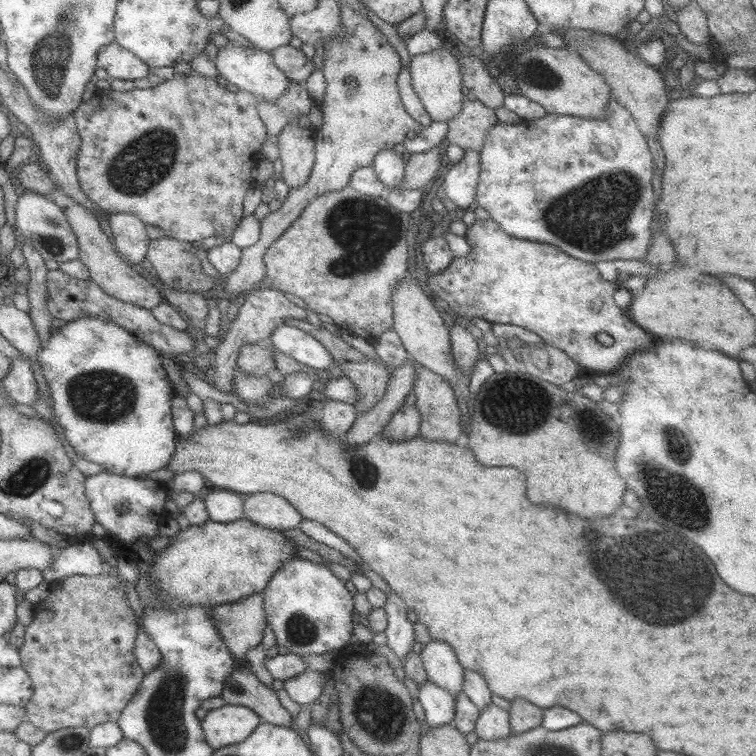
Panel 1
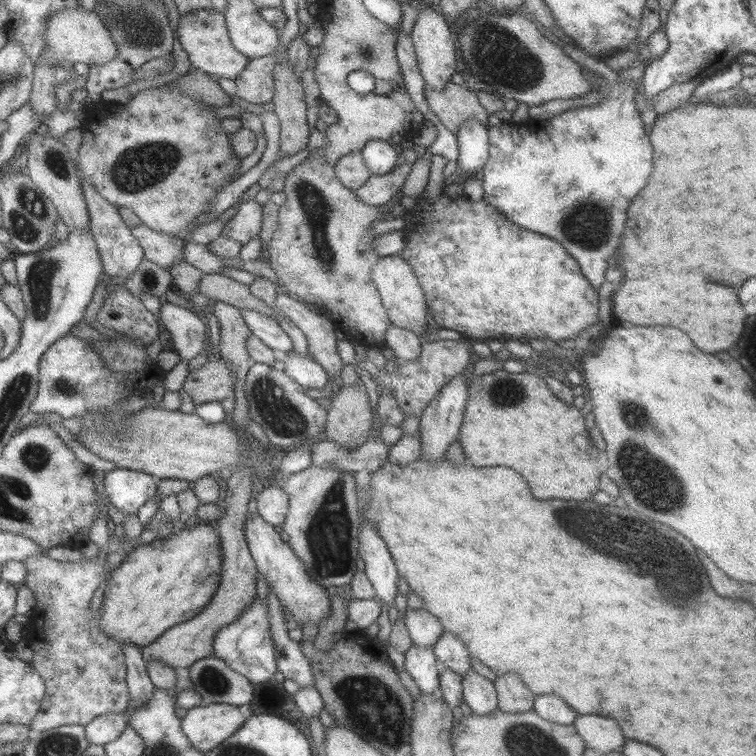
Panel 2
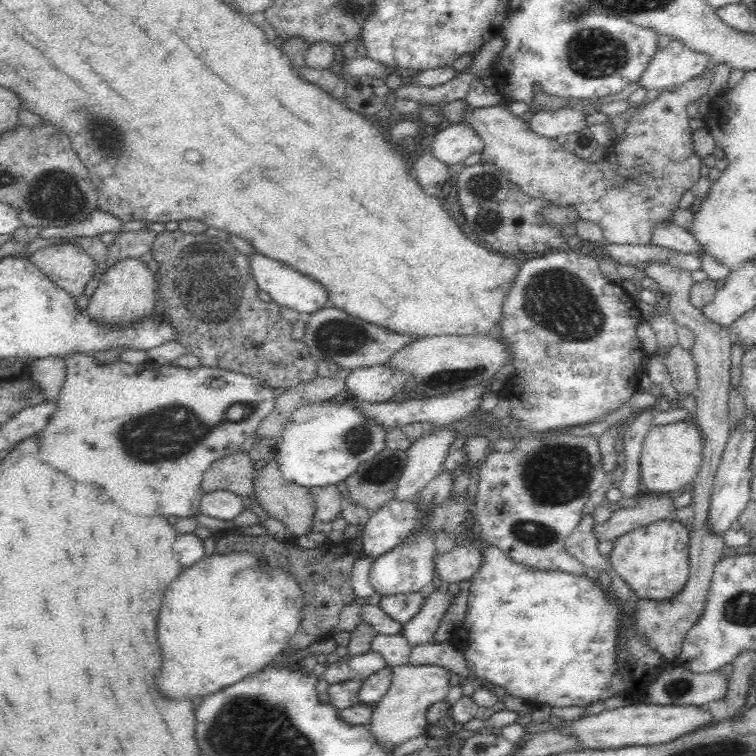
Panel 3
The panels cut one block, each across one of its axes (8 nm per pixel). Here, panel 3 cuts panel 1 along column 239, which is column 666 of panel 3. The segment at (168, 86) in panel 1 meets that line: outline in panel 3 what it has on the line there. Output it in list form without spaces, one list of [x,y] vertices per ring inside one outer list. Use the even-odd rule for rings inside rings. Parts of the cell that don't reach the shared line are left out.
[[[711,66],[706,70],[706,72],[702,72],[700,76],[694,78],[694,80],[688,80],[688,82],[684,82],[684,84],[680,84],[670,91],[663,91],[662,94],[658,95],[655,100],[648,103],[646,108],[642,108],[638,114],[634,114],[632,120],[630,120],[630,124],[626,126],[626,131],[624,132],[624,136],[622,136],[622,140],[620,142],[615,142],[613,147],[610,148],[606,156],[603,157],[600,162],[591,162],[591,160],[580,158],[575,156],[570,150],[565,150],[563,146],[558,144],[557,140],[551,140],[550,138],[545,138],[540,134],[536,135],[531,129],[530,126],[524,121],[521,117],[513,116],[511,110],[509,108],[503,107],[501,104],[498,106],[490,106],[487,108],[474,109],[472,106],[469,106],[468,113],[465,115],[463,119],[464,122],[469,122],[472,124],[473,130],[480,136],[480,139],[485,143],[484,151],[481,153],[482,160],[486,161],[496,169],[500,170],[500,173],[504,175],[504,178],[508,179],[508,181],[512,182],[512,185],[516,185],[520,187],[520,191],[523,191],[524,194],[531,196],[532,198],[543,198],[549,204],[555,204],[555,206],[571,206],[577,210],[578,216],[580,219],[588,220],[590,222],[595,222],[602,230],[604,231],[604,239],[605,243],[608,244],[618,244],[622,245],[648,245],[651,244],[652,236],[654,230],[658,224],[666,224],[666,222],[672,222],[672,214],[674,214],[674,210],[680,206],[680,198],[684,196],[684,192],[688,192],[691,188],[698,182],[701,178],[700,169],[703,165],[703,158],[698,157],[695,154],[694,146],[693,146],[693,132],[690,129],[689,121],[691,120],[687,114],[688,103],[699,102],[699,101],[707,101],[707,92],[710,86],[711,81]]]

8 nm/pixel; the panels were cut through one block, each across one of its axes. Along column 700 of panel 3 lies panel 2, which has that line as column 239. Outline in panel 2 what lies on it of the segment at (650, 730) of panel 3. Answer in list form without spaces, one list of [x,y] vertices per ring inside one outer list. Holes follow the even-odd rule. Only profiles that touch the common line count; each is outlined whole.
[[[234,704],[196,705],[182,718],[182,733],[194,748],[207,753],[242,728],[248,717],[242,712]]]

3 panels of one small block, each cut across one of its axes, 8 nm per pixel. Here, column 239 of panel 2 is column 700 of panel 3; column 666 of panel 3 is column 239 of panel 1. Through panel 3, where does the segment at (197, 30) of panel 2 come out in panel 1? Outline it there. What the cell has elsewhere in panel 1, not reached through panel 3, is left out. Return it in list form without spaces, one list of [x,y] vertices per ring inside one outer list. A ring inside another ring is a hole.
[[[231,41],[218,51],[214,62],[222,82],[236,84],[240,90],[255,94],[257,101],[274,101],[285,92],[286,87],[292,82],[279,69],[278,63],[271,53]]]

